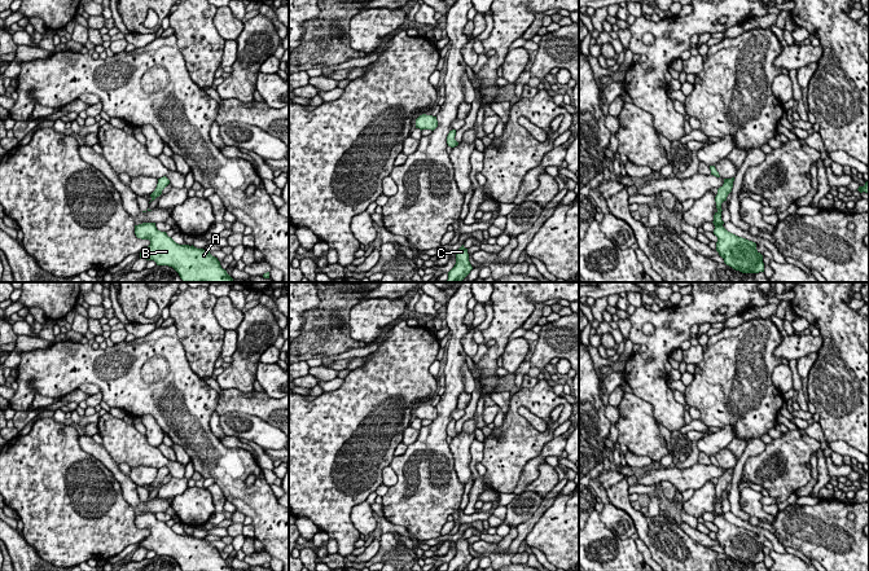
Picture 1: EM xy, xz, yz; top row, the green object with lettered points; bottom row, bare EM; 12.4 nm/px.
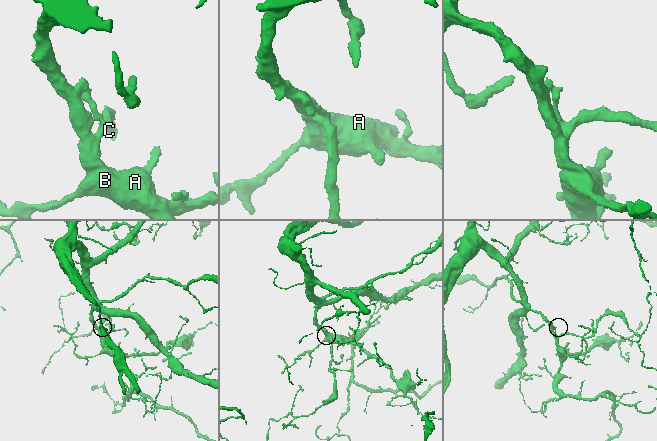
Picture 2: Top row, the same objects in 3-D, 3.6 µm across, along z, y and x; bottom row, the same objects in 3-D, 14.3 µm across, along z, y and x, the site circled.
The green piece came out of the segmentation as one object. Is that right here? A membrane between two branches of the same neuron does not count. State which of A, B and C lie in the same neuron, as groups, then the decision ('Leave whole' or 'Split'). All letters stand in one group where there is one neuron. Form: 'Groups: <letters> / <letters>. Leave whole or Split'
Groups: A B C. Leave whole

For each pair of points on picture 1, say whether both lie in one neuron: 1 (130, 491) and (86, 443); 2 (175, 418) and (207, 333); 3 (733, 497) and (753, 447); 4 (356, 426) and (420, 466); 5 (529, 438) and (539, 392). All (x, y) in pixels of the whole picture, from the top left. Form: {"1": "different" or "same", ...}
{"1": "same", "2": "different", "3": "same", "4": "different", "5": "same"}

